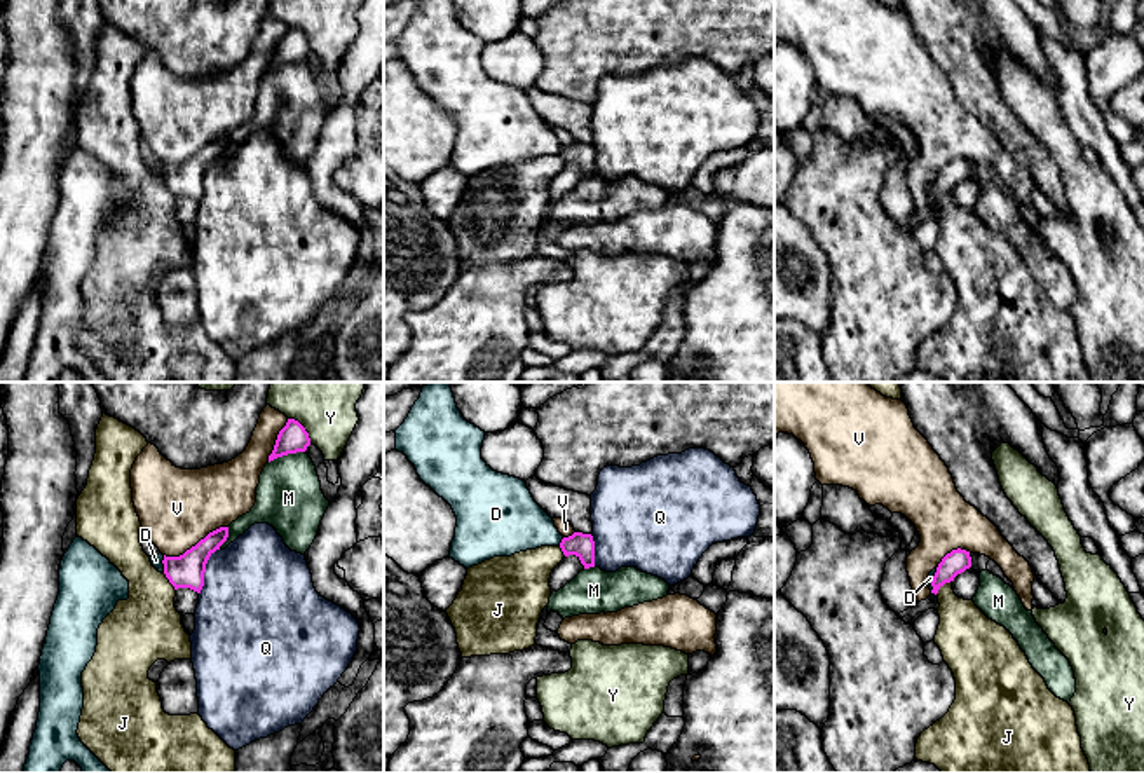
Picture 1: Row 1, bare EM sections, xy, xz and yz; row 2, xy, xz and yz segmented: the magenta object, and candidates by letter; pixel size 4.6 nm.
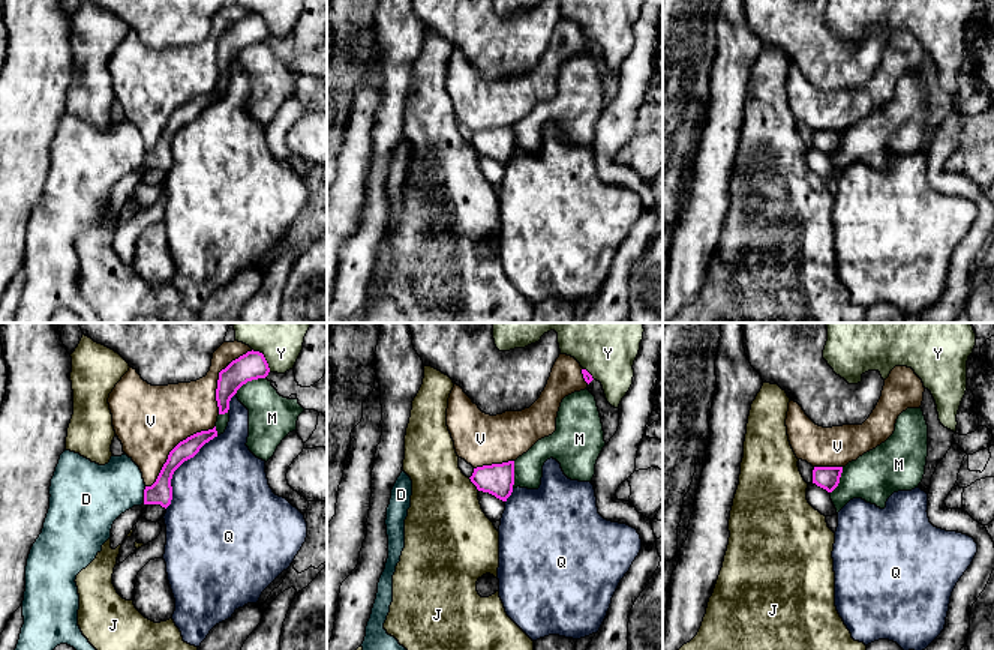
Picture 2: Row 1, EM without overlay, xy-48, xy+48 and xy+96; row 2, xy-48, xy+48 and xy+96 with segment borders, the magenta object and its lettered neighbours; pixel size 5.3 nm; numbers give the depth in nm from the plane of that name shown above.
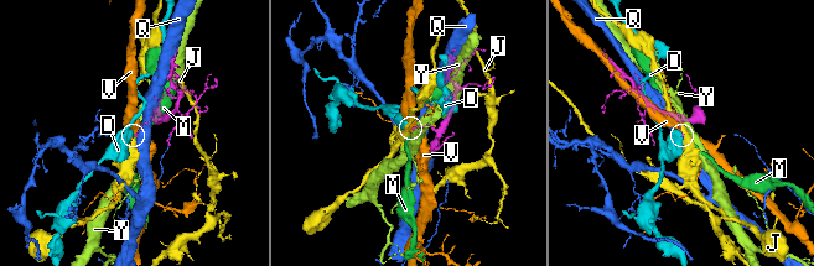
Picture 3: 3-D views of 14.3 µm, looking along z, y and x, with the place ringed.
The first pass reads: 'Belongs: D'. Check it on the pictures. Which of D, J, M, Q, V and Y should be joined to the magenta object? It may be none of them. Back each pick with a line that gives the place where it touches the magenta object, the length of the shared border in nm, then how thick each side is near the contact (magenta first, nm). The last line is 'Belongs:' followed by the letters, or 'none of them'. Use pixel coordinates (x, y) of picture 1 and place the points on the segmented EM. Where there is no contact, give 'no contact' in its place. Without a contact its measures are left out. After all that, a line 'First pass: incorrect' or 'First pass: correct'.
Belongs: none of them
First pass: incorrect

